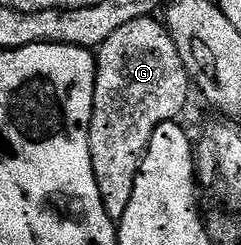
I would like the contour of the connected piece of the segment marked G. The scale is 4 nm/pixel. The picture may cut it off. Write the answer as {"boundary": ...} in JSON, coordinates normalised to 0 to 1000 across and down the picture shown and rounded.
{"boundary":[[[610,69],[531,86],[531,102],[498,102],[481,135],[465,135],[465,151],[448,151],[448,167],[432,167],[398,208],[407,278],[373,498],[373,620],[398,755],[415,755],[415,820],[432,820],[448,886],[477,902],[515,886],[515,865],[548,820],[548,755],[564,755],[564,706],[614,608],[614,576],[631,576],[631,543],[647,543],[664,510],[743,482],[739,465],[768,445],[788,371],[797,376],[788,306],[763,282],[747,200],[730,200],[730,167],[714,167],[685,90],[656,82],[651,94],[647,82],[651,73]]]}

